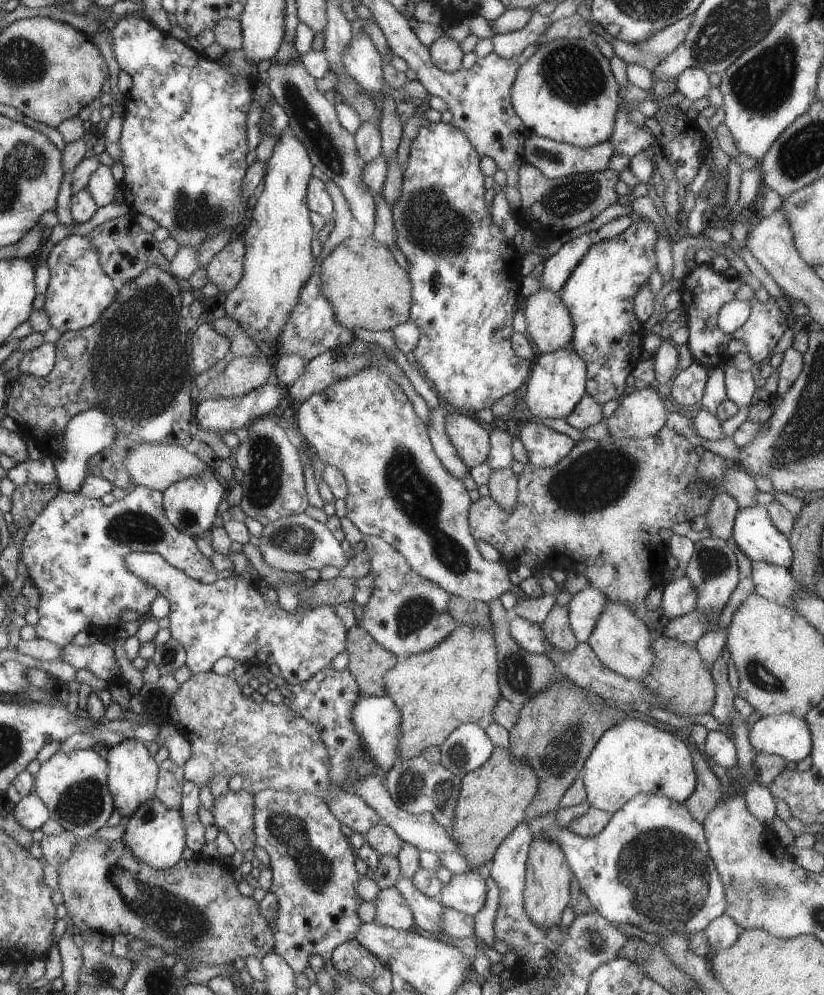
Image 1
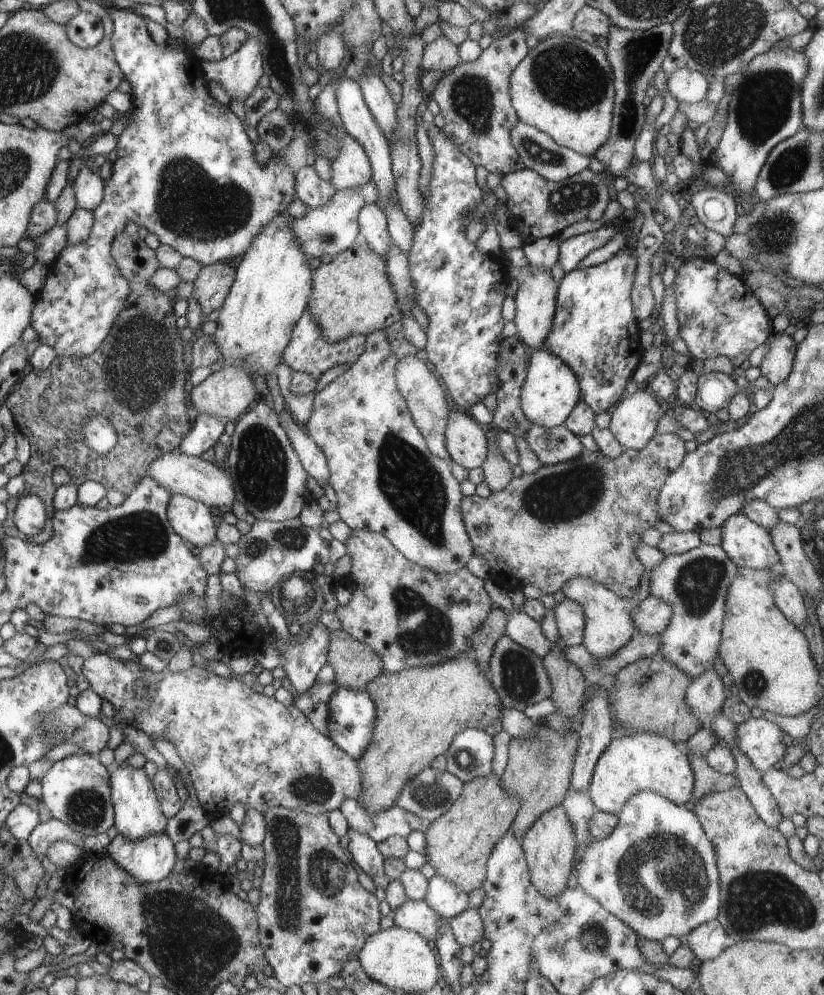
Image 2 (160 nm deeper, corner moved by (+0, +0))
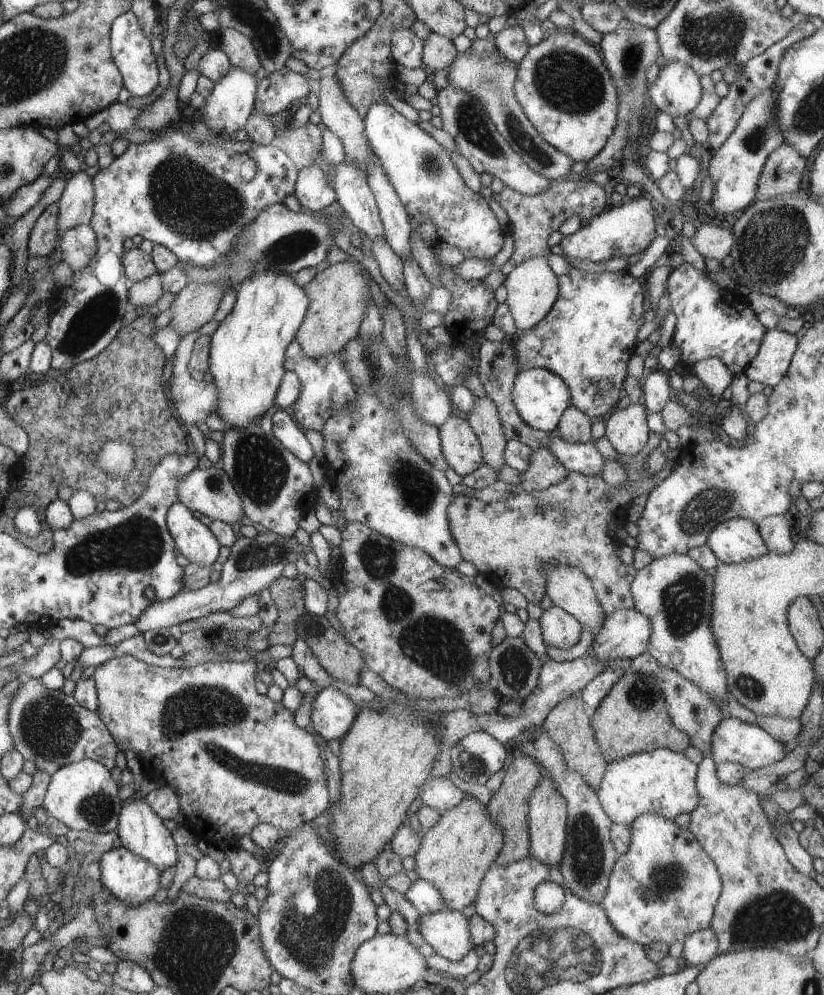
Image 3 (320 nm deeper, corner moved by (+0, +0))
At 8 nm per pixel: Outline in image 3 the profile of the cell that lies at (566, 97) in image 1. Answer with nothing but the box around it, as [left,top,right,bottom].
[514,28,619,163]

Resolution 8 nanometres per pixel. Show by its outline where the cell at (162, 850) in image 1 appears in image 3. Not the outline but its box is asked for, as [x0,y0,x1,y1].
[99,846,162,907]

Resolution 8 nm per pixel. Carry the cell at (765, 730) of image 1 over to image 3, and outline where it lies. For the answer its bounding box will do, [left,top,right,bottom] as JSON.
[709,716,787,771]

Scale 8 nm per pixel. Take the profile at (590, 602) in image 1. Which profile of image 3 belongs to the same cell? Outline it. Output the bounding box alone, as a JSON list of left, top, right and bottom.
[539,605,581,651]

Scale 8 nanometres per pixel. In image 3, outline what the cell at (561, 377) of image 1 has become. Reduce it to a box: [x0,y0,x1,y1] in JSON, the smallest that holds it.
[512,369,571,433]

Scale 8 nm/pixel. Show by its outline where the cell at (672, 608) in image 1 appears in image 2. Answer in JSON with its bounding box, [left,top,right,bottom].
[630,595,674,636]

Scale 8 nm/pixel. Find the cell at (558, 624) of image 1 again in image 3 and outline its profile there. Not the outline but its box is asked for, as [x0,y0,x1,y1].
[541,694,608,792]

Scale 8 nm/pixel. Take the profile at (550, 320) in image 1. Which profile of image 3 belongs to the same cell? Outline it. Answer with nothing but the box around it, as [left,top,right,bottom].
[503,257,558,337]

